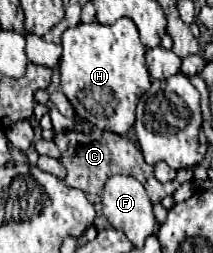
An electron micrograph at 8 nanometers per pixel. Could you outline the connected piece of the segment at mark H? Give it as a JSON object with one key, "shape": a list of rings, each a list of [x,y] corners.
{"shape":[[[121,17],[113,25],[93,23],[79,23],[77,27],[67,29],[61,35],[63,55],[59,61],[61,71],[61,89],[75,107],[79,117],[85,117],[99,129],[109,129],[113,133],[125,135],[135,123],[135,105],[139,97],[151,87],[151,77],[145,67],[145,45],[139,41],[139,31],[129,17]]]}

